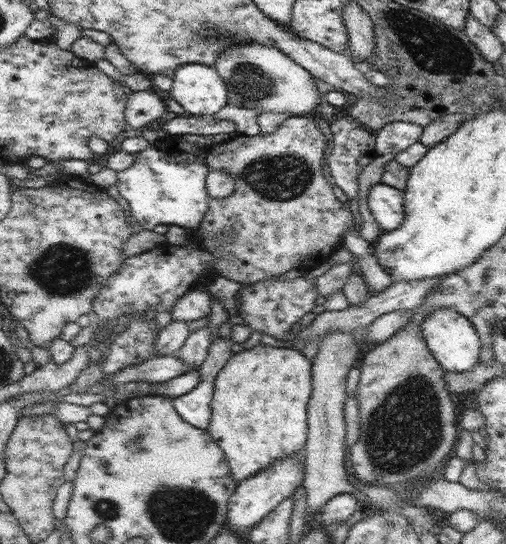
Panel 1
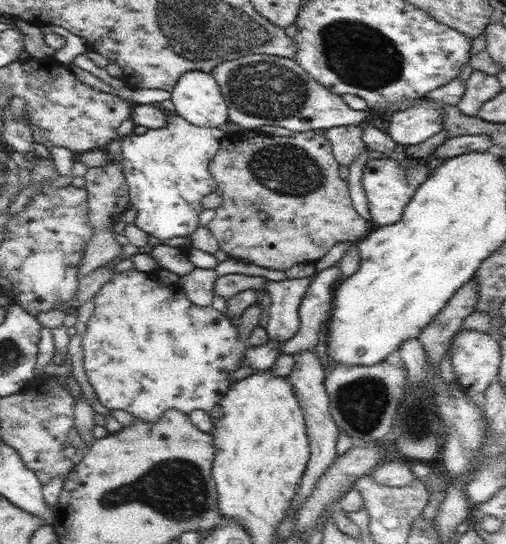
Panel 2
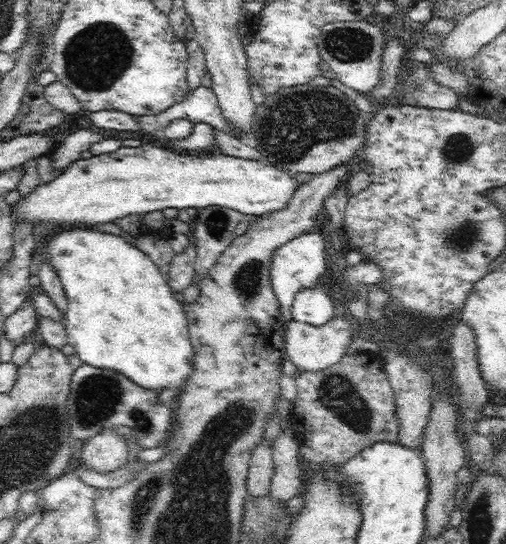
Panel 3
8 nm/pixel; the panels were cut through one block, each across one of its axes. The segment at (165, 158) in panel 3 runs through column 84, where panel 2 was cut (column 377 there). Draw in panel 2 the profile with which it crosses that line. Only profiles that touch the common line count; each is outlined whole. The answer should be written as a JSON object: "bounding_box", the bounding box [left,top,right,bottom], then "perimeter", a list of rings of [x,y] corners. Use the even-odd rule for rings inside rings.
{"bounding_box":[361,157,431,227],"perimeter":[[[386,157],[378,160],[369,159],[364,168],[361,183],[367,196],[371,221],[380,227],[398,223],[402,219],[406,205],[430,175],[431,169],[427,166],[425,159],[411,158],[408,162],[390,160]]]}

